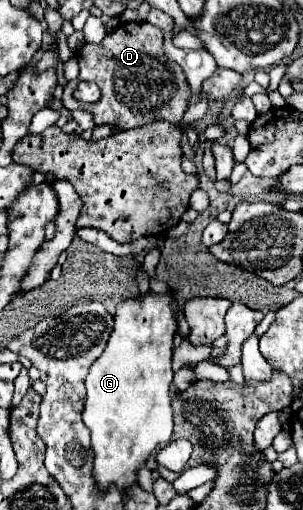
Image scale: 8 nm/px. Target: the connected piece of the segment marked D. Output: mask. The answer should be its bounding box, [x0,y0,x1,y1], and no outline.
[62,23,190,129]

